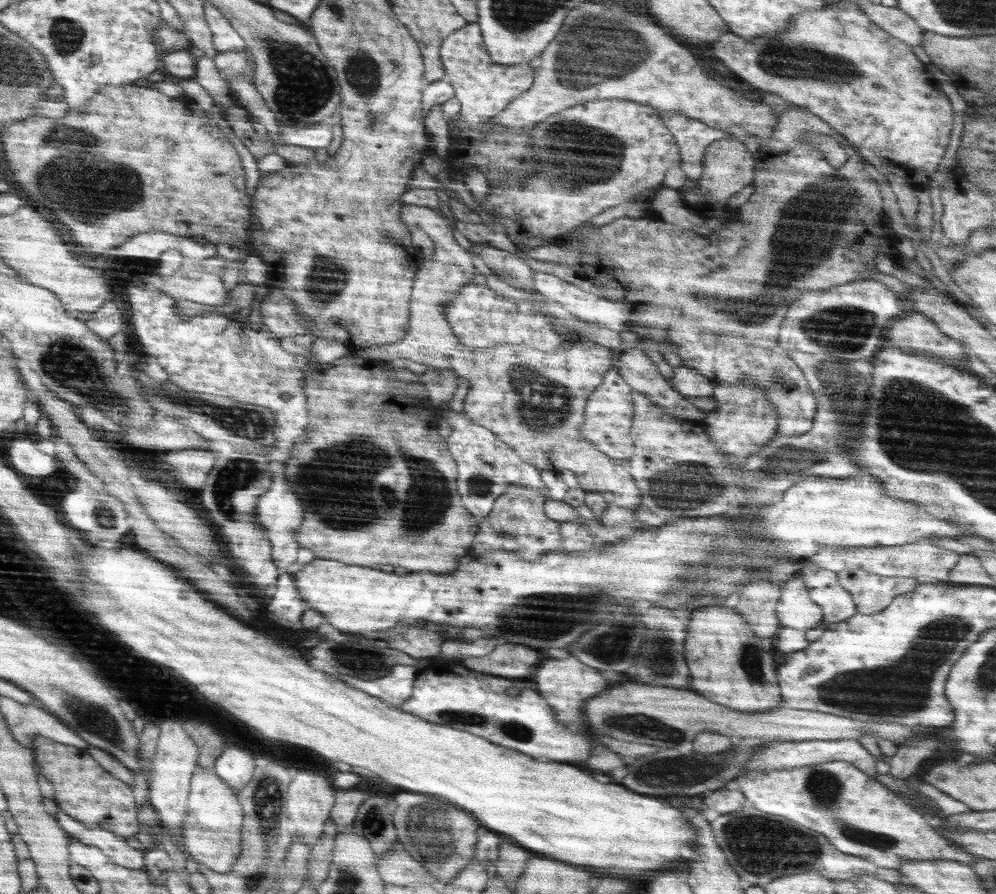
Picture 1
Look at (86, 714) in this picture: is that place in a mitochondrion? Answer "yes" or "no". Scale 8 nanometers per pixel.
yes

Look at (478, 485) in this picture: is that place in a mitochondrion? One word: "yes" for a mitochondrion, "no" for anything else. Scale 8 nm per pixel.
yes

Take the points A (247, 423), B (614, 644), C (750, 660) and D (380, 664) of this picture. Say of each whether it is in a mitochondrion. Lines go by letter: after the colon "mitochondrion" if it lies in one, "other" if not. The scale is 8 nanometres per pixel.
A: mitochondrion
B: mitochondrion
C: mitochondrion
D: mitochondrion

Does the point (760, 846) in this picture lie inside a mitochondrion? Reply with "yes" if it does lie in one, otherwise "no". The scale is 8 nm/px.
yes

